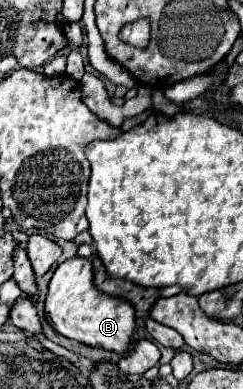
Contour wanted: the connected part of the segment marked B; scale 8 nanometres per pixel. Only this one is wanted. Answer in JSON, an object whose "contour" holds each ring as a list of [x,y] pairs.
{"contour":[[[70,258],[62,262],[50,280],[46,296],[46,314],[52,328],[76,342],[92,348],[104,348],[120,356],[128,354],[132,346],[132,334],[136,328],[134,306],[122,298],[106,296],[92,284],[92,262],[88,258]]]}

